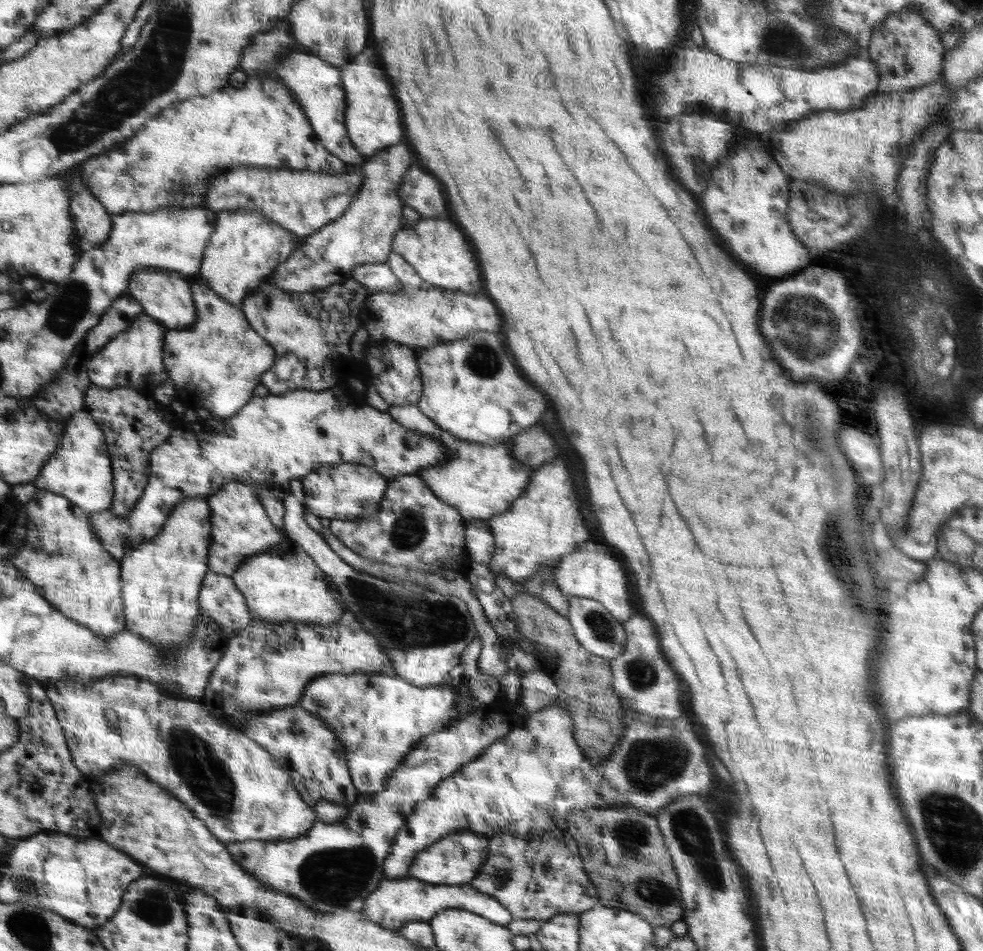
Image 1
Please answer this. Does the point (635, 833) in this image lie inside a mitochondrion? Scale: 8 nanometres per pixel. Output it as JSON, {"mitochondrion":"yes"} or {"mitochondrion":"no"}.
{"mitochondrion":"yes"}

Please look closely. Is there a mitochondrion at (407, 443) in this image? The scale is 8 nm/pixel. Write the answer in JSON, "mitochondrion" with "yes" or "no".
{"mitochondrion":"no"}

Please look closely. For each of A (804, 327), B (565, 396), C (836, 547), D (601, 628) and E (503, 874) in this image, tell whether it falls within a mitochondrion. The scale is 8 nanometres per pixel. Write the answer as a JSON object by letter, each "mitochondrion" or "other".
{"A":"mitochondrion","B":"other","C":"mitochondrion","D":"mitochondrion","E":"mitochondrion"}

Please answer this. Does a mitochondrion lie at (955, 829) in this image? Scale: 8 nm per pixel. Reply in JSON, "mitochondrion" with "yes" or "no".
{"mitochondrion":"yes"}

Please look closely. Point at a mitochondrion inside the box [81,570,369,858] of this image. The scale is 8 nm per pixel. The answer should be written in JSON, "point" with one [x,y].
{"point":[206,777]}

